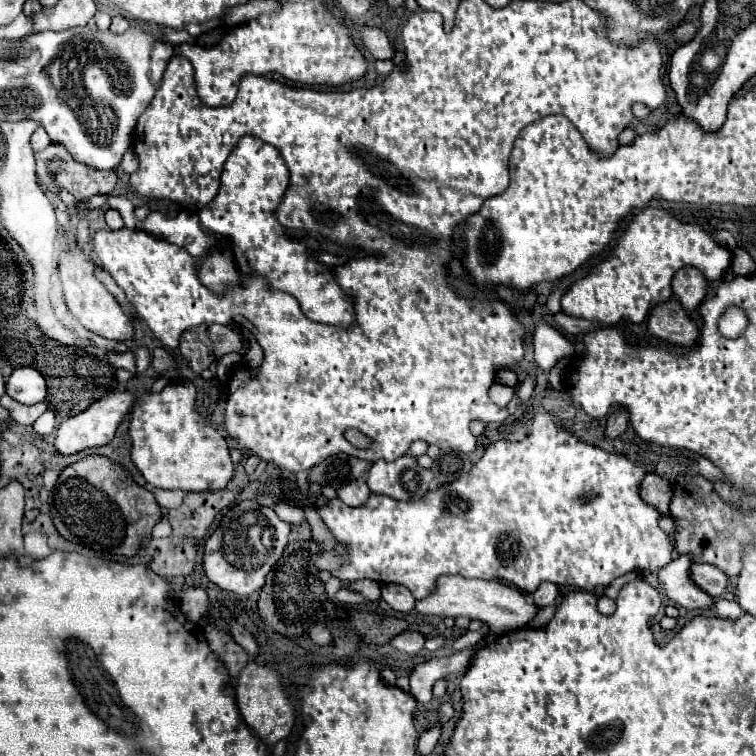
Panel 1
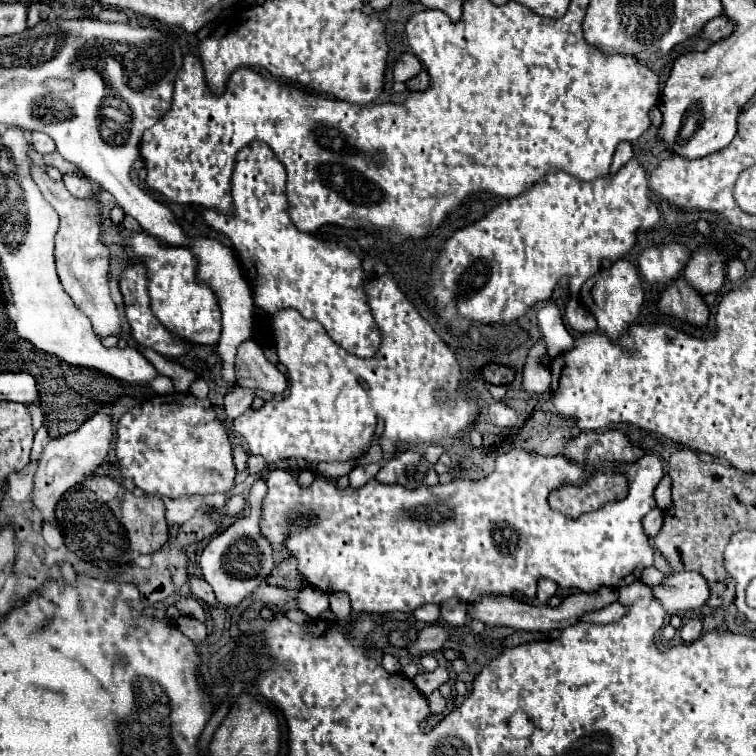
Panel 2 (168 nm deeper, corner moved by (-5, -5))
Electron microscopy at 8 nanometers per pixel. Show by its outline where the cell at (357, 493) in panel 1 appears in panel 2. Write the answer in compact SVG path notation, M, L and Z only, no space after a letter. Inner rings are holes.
M370 463L370 465L358 465L356 469L352 469L350 477L350 487L362 487L366 485L380 469L380 463Z

